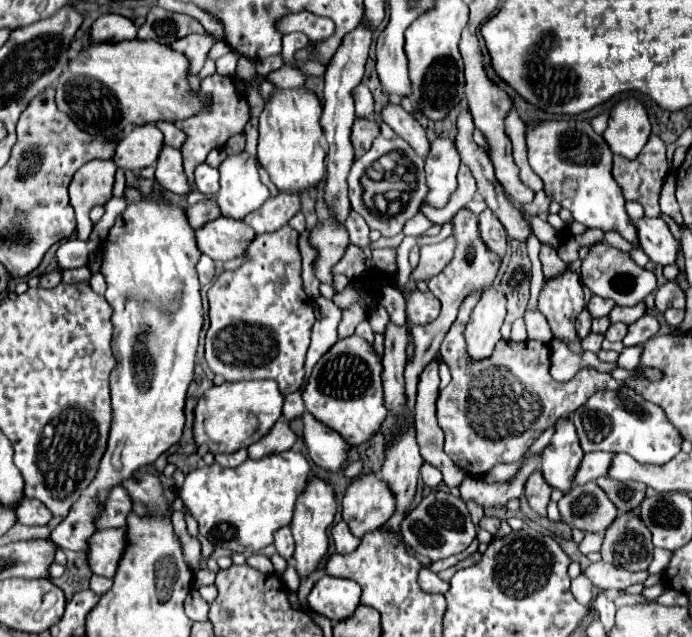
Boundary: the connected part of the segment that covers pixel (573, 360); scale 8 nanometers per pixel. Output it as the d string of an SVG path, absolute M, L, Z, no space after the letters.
M553 339L549 343L553 353L553 367L551 375L557 381L569 381L575 377L575 373L581 367L593 367L599 371L610 373L618 367L617 363L606 363L599 361L597 354L590 351L583 351L583 355L575 355L567 349L567 345L561 339Z

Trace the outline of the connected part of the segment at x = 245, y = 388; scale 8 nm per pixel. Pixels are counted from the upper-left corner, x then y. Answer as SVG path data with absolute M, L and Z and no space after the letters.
M273 381L223 383L211 391L211 397L203 397L195 407L195 443L197 447L207 445L207 449L215 455L249 447L269 433L269 429L281 417L281 407L283 395Z

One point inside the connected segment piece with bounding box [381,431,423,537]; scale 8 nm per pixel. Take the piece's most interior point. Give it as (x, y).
(402, 463)

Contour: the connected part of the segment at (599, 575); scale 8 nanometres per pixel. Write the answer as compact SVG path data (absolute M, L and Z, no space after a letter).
M591 563L585 571L585 577L591 579L591 583L595 587L601 587L603 591L611 591L611 589L625 589L633 583L643 583L647 579L647 571L631 572L623 567L615 567L609 563Z

